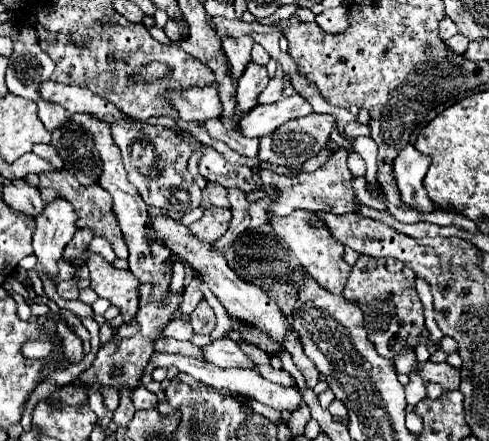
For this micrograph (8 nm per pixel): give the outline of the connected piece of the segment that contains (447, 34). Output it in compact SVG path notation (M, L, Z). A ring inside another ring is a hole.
M443 18L443 20L439 22L439 38L441 38L441 40L447 40L447 38L451 38L451 36L455 36L455 34L457 34L455 24L453 24L449 18Z

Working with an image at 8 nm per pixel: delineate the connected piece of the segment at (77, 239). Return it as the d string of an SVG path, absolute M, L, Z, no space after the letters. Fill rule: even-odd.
M77 230L71 244L65 248L65 260L71 260L87 250L87 244L93 240L93 234L89 230Z

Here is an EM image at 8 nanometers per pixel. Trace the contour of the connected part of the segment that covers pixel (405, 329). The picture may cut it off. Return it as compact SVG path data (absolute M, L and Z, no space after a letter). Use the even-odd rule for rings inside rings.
M361 256L345 284L343 298L355 300L365 316L367 338L375 344L379 356L393 360L405 346L415 350L423 332L423 306L417 296L415 274L403 262L393 258Z

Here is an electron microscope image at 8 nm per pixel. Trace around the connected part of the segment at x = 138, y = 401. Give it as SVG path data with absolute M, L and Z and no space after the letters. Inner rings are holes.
M143 386L135 388L131 394L131 400L135 404L137 410L149 410L149 408L157 408L157 396L151 394L149 390L145 390Z

